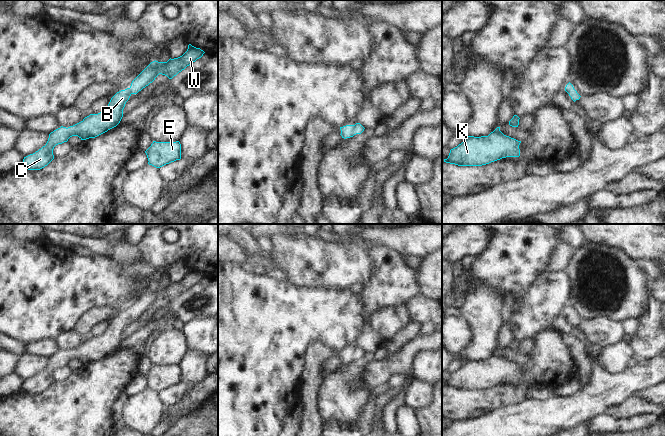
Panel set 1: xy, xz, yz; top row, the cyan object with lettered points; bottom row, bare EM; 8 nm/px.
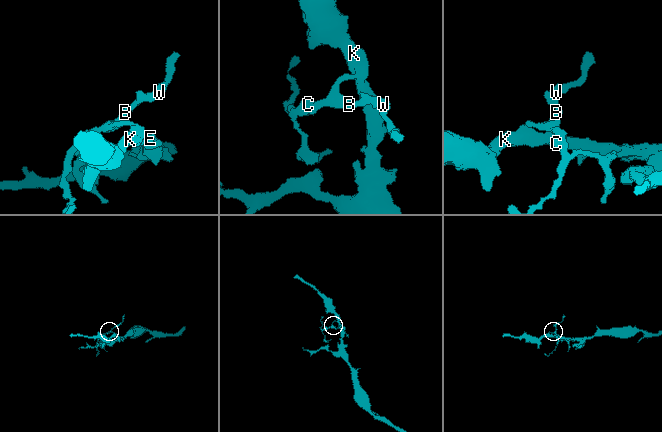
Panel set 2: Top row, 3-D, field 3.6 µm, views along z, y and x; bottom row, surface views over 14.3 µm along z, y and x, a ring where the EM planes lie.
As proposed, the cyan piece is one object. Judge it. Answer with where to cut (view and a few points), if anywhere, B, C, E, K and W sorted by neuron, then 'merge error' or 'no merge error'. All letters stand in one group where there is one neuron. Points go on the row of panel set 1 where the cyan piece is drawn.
cut none; groups B C E K W; no merge error

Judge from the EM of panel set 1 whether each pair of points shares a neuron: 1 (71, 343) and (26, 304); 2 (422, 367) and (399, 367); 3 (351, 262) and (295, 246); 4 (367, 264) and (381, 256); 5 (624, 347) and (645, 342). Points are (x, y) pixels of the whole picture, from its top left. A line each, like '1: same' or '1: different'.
1: different
2: different
3: same
4: different
5: different

